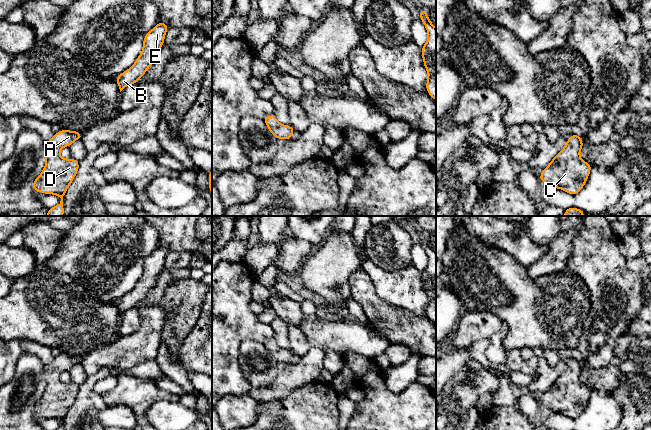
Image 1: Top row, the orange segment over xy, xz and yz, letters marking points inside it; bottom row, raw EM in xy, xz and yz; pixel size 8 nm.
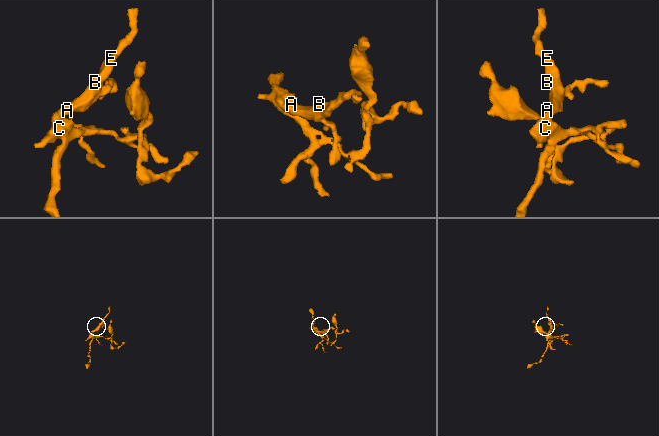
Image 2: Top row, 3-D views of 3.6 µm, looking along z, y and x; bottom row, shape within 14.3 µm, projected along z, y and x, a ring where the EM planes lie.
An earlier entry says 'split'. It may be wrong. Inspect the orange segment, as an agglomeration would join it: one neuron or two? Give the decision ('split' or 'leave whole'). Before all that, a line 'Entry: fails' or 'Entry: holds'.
Entry: fails
leave whole

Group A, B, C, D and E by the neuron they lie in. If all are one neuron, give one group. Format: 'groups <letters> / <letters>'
groups A B C D E

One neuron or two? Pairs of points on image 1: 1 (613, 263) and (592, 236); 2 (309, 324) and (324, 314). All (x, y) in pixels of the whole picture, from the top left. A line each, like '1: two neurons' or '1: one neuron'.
1: one neuron
2: two neurons

